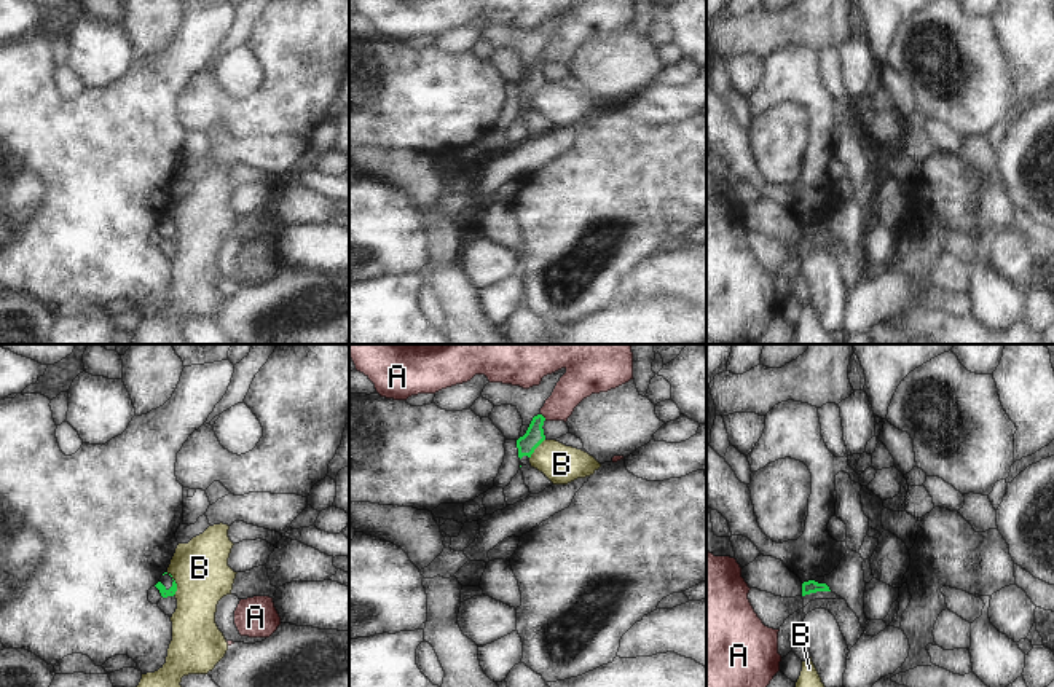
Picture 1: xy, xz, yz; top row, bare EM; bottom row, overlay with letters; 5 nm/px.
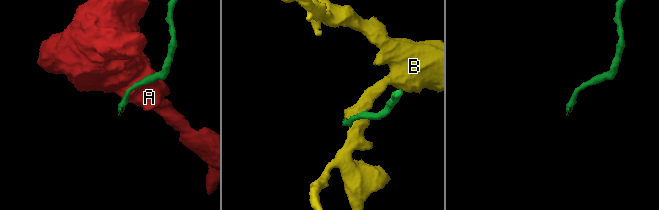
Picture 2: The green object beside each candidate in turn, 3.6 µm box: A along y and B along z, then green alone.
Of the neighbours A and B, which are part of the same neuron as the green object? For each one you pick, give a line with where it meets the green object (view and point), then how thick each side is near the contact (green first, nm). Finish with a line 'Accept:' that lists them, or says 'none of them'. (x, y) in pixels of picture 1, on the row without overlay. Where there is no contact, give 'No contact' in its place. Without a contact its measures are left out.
Accept: none of them

